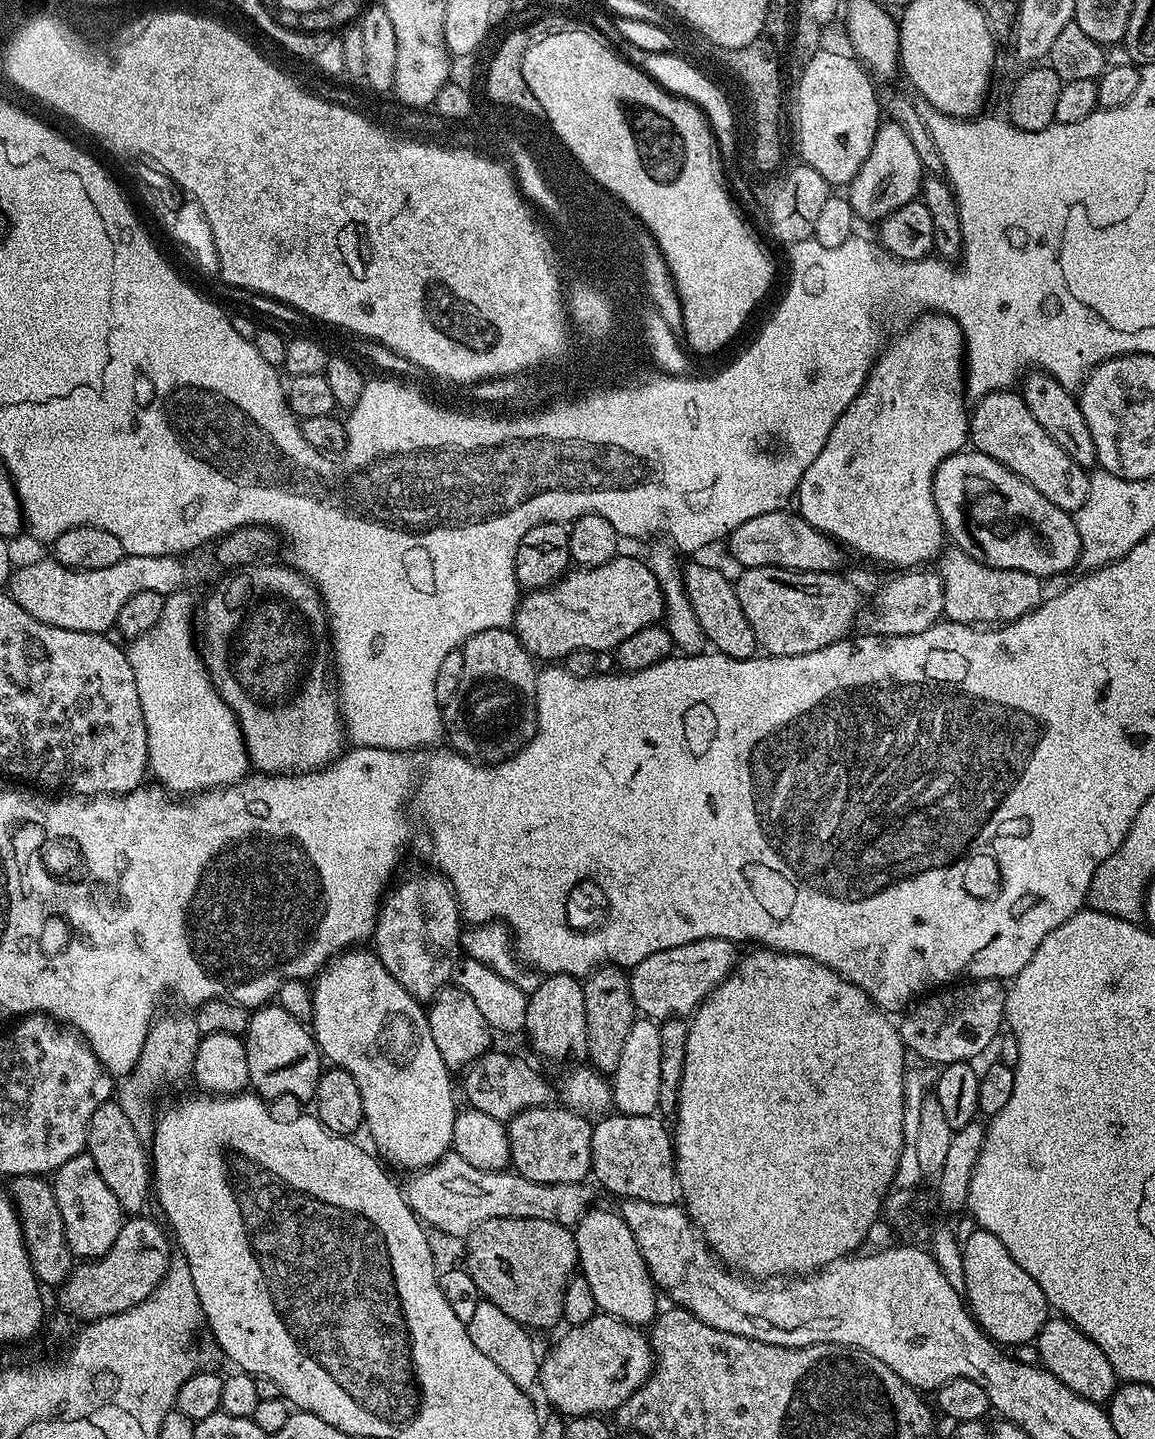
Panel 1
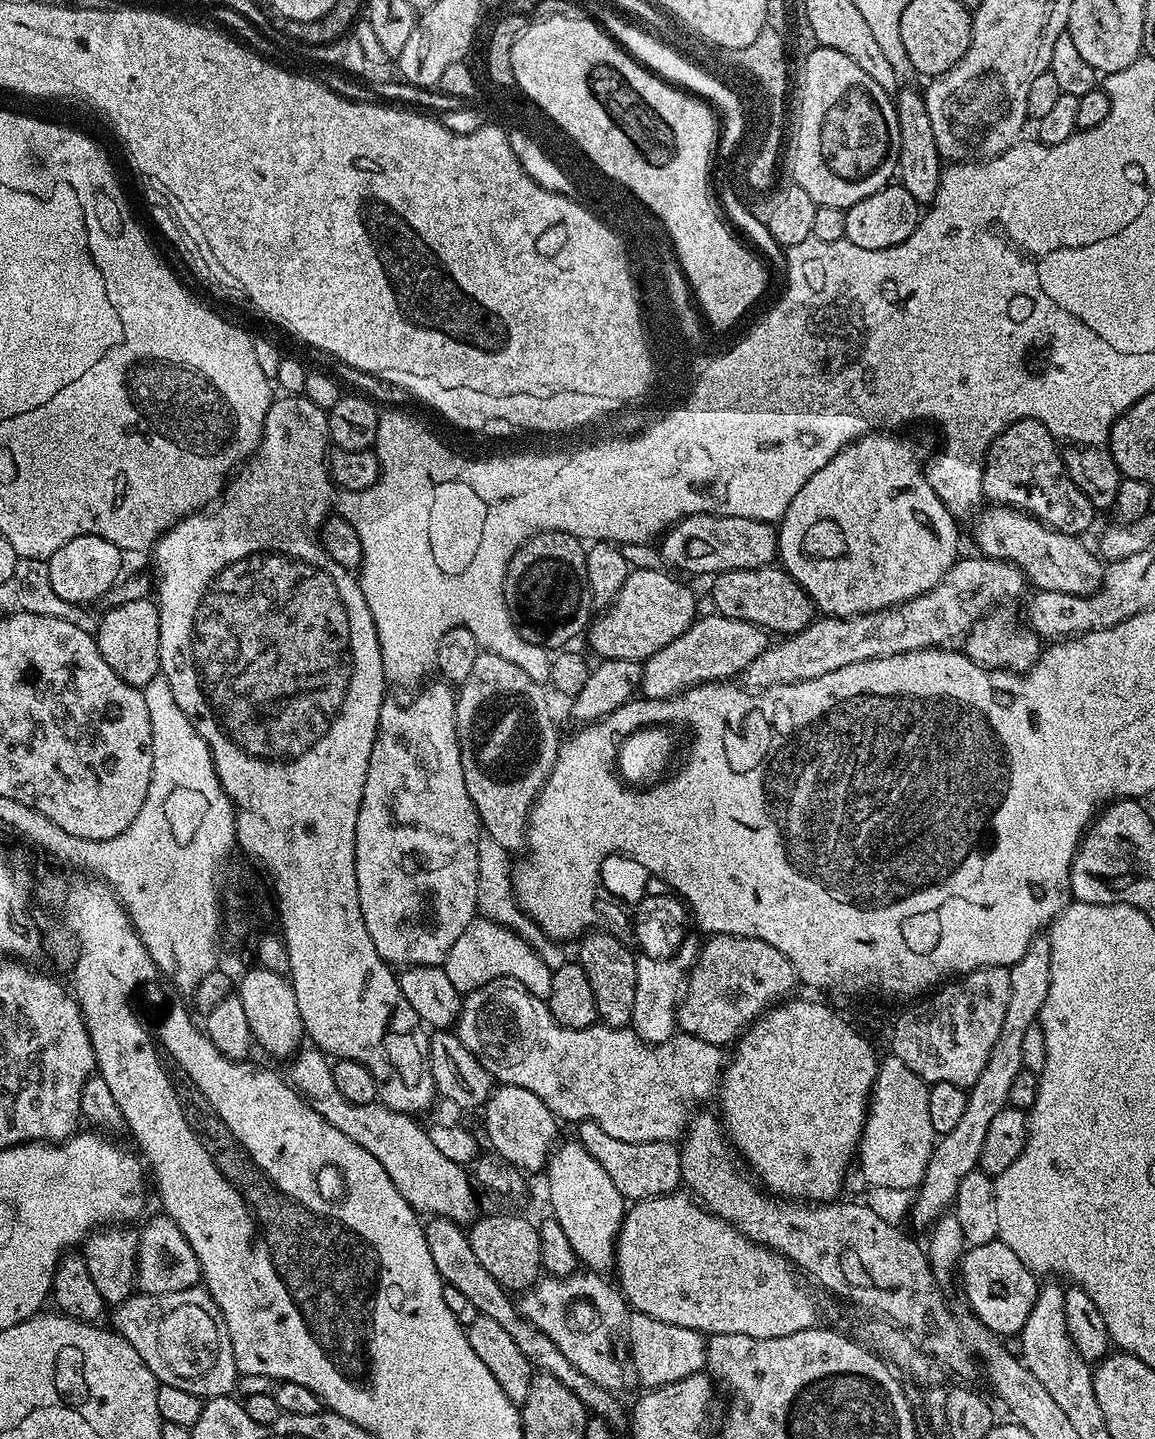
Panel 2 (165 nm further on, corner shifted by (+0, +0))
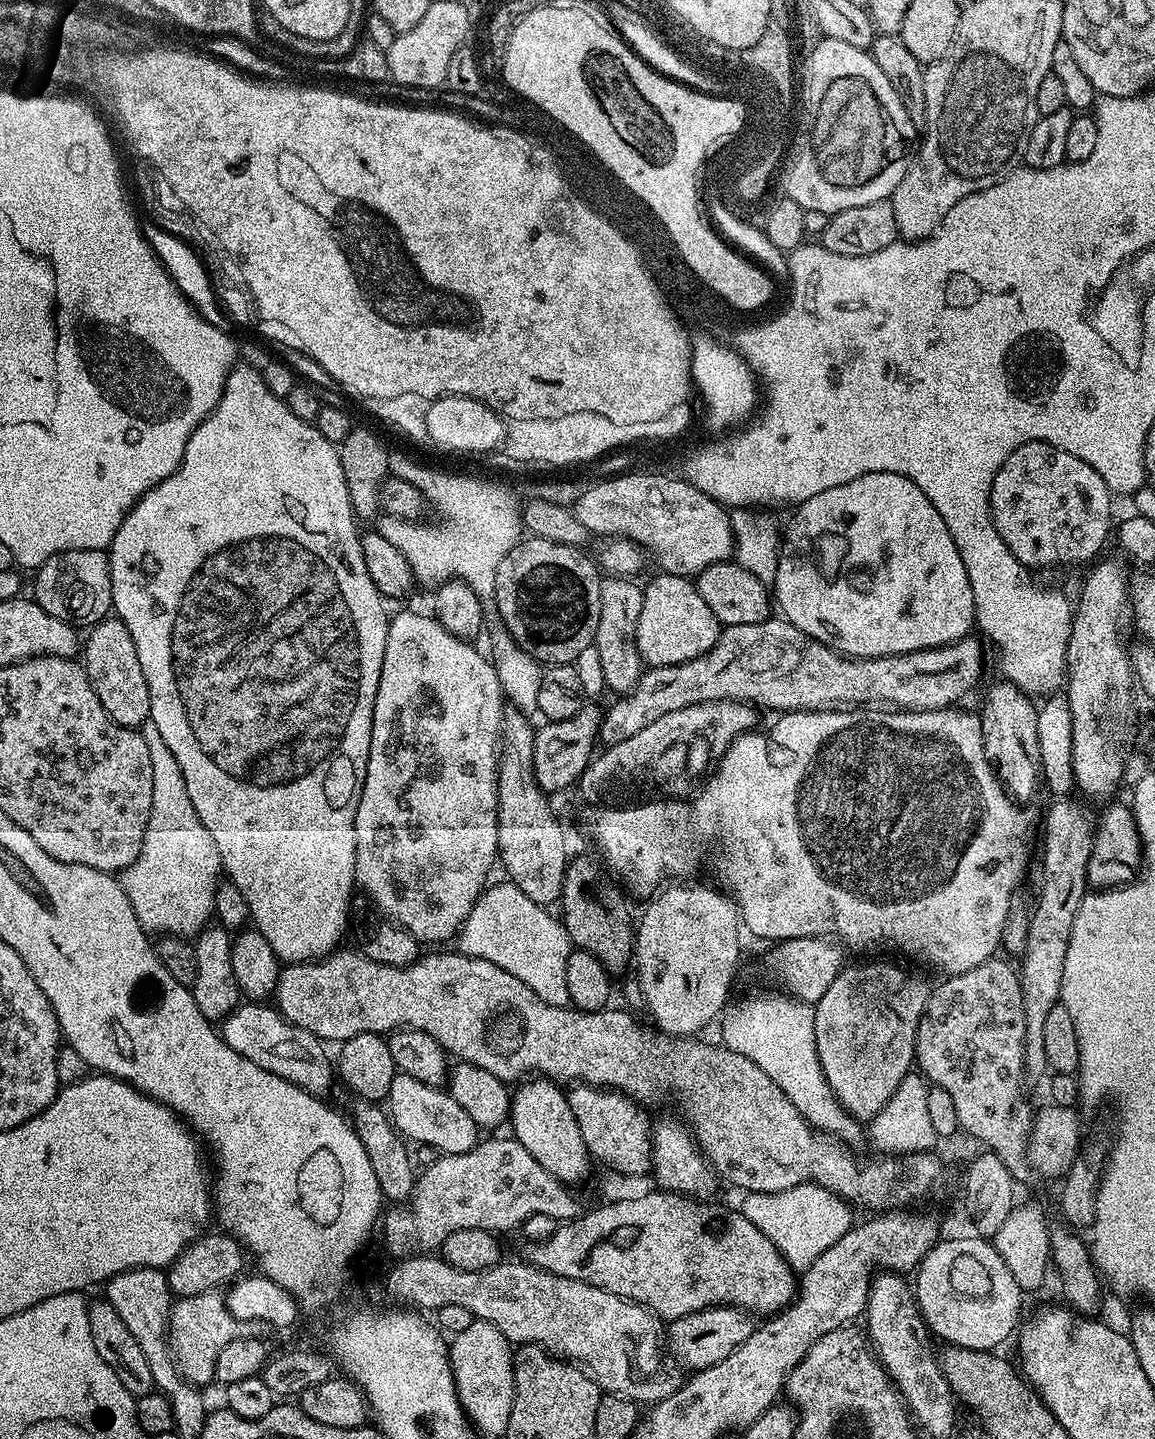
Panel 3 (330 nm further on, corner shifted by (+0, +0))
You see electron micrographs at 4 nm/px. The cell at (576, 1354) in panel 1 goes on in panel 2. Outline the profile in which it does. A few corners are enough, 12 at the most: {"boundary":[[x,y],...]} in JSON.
{"boundary":[[633,1311],[630,1368],[645,1389],[705,1371],[706,1336]]}

